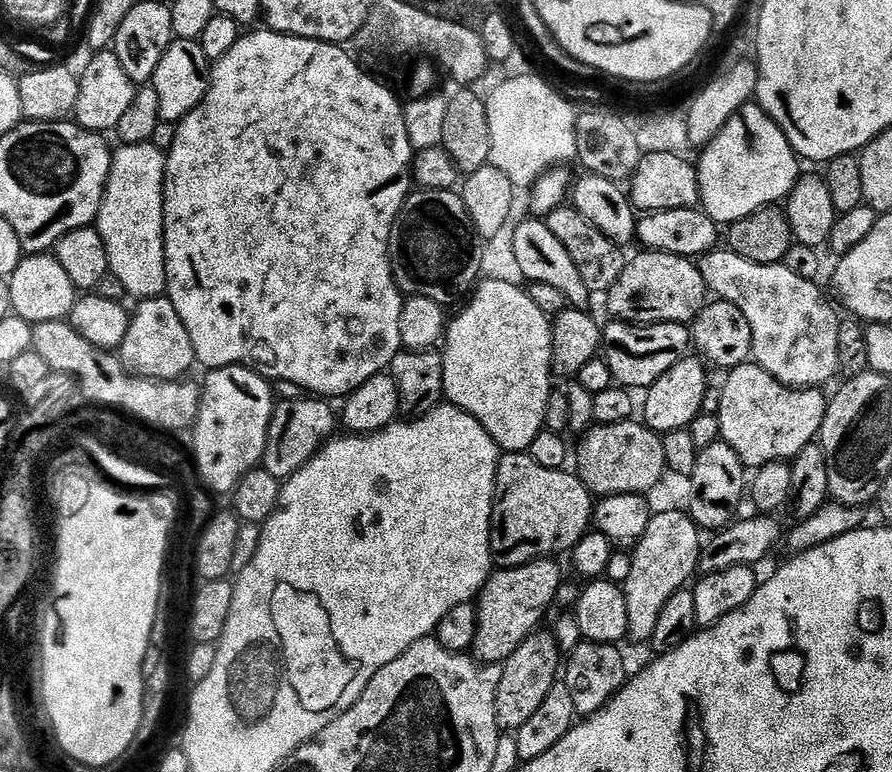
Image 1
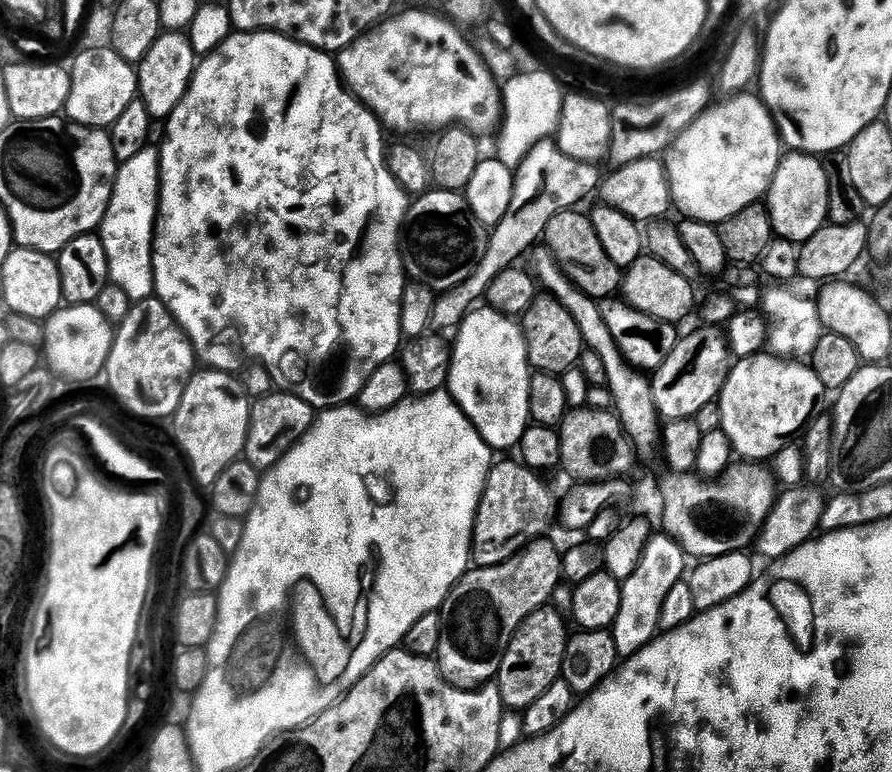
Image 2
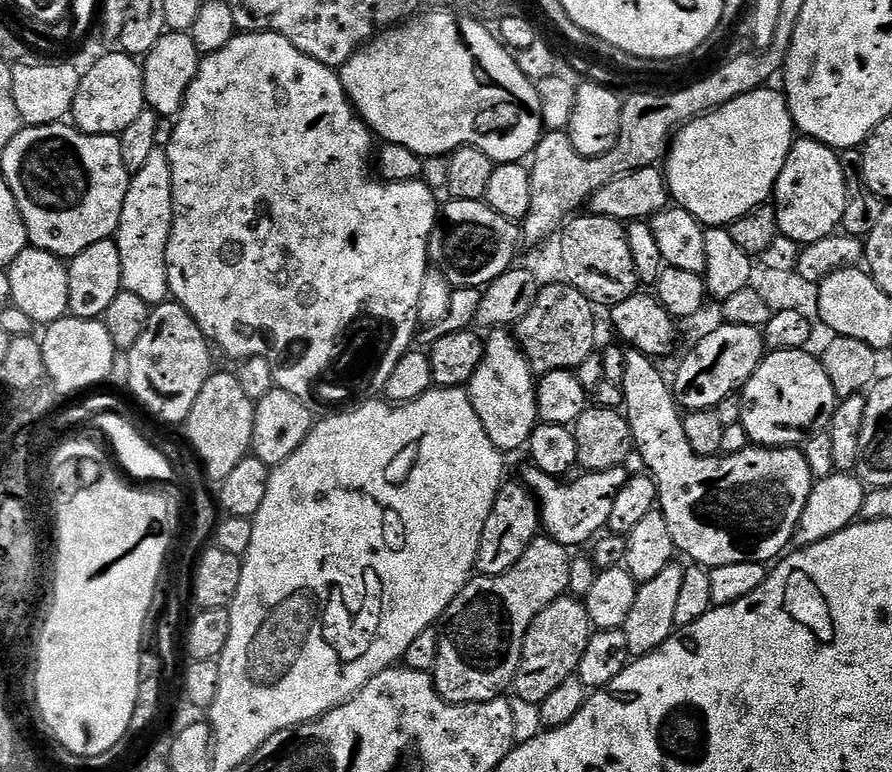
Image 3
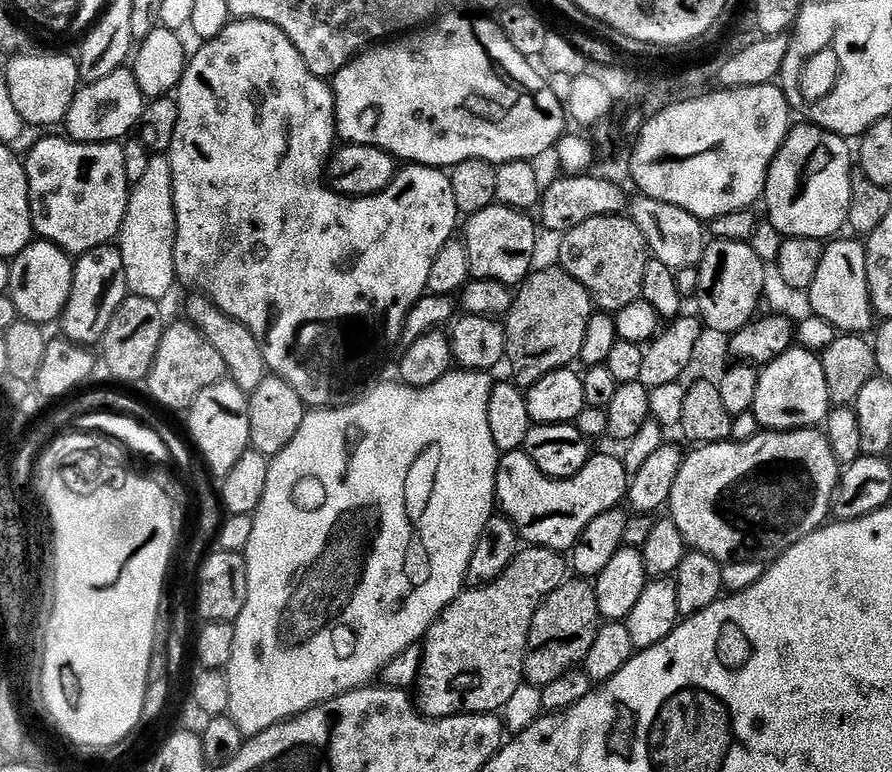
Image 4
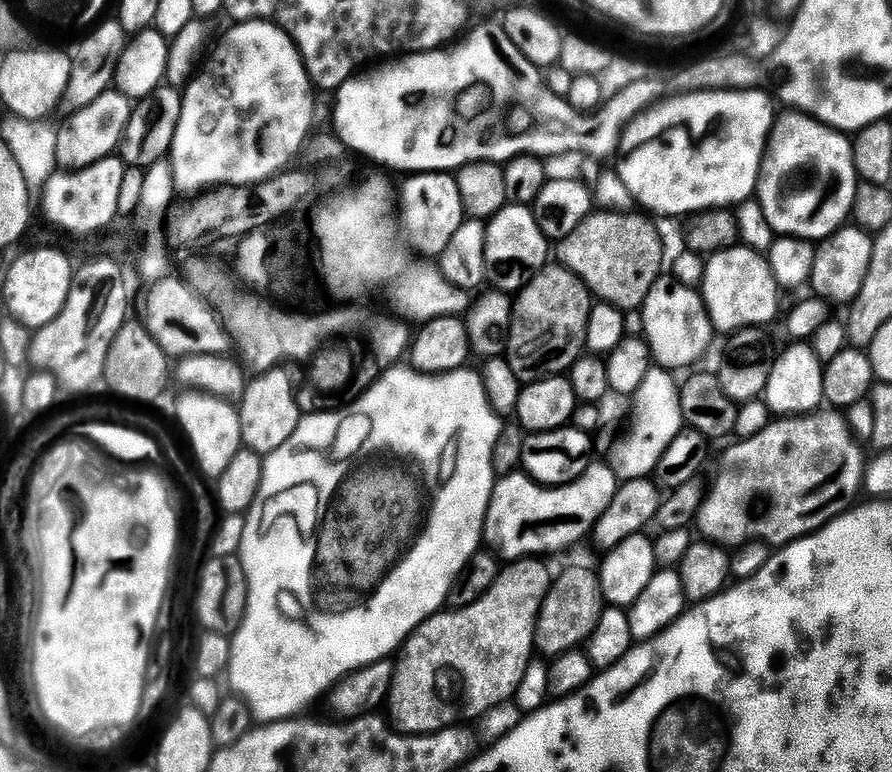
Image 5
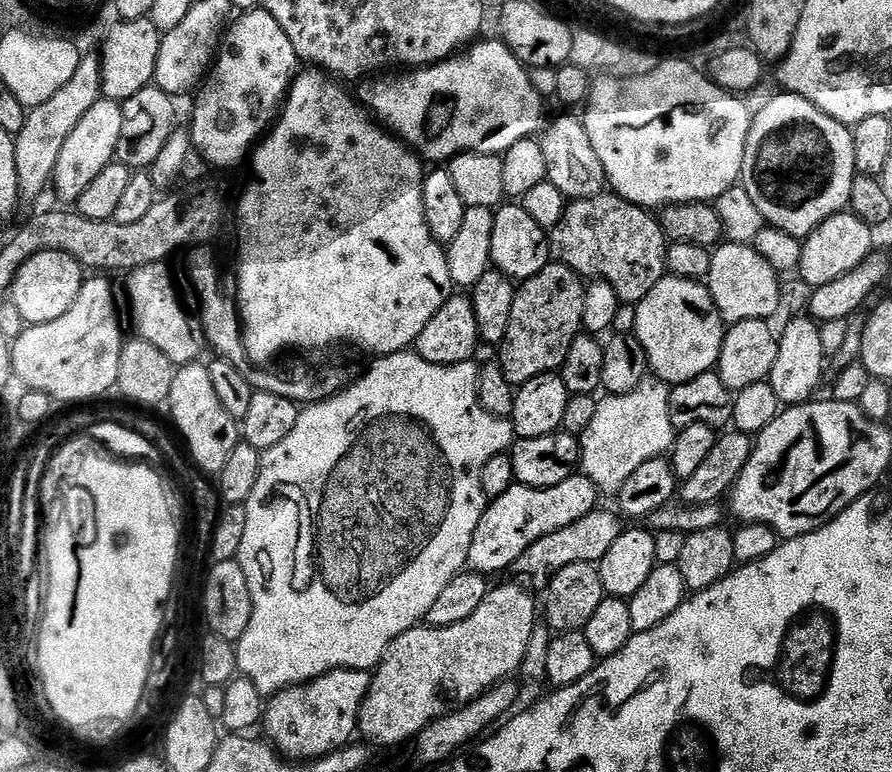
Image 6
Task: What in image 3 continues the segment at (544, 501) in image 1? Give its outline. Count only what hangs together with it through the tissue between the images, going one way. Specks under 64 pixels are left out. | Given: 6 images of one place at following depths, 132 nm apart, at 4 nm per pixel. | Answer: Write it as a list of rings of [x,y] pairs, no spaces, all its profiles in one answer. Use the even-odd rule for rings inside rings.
[[[501,483],[496,491],[494,504],[480,535],[475,571],[481,576],[500,576],[507,568],[513,568],[542,528],[540,510],[531,491],[523,483],[508,483]]]

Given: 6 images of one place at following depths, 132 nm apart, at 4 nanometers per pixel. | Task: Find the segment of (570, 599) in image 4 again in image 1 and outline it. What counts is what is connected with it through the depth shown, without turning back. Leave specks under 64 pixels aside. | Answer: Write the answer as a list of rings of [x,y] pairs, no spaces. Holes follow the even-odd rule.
[[[537,630],[520,643],[518,650],[510,654],[510,658],[502,665],[502,678],[496,691],[496,723],[504,730],[515,730],[522,727],[538,710],[546,694],[557,683],[558,673],[562,668],[560,648],[556,640],[545,630]]]

